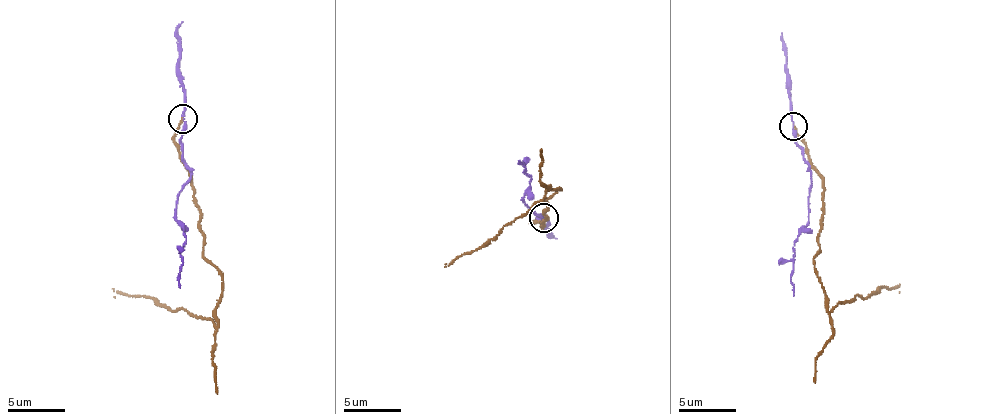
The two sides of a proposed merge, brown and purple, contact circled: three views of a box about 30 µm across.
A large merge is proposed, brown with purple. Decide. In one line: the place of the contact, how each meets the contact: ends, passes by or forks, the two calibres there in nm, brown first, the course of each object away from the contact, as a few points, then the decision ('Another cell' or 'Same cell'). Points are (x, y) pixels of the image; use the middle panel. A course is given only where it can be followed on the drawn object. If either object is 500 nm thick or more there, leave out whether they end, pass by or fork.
Place: (544, 217). At the ring brown ends. At the ring purple passes by. Thickness 140 nm (brown) against 170 nm. Course of brown: (544, 218), (530, 222), (544, 224), (545, 200), (557, 186), (445, 267). Course of purple: (544, 218), (543, 213), (537, 217), (543, 215), (526, 207), (524, 199), (532, 177), (520, 161). Another cell

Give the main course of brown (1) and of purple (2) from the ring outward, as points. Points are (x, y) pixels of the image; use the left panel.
1: (183, 119), (173, 145), (196, 197), (204, 258), (217, 269), (221, 295), (216, 320), (113, 289)
2: (183, 119), (182, 158), (191, 179), (177, 197), (177, 219), (186, 238), (181, 287)

